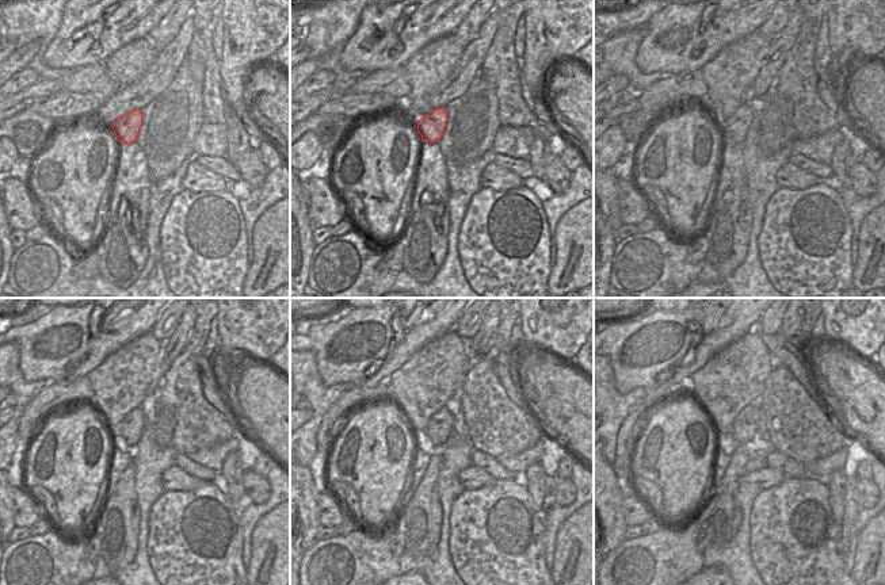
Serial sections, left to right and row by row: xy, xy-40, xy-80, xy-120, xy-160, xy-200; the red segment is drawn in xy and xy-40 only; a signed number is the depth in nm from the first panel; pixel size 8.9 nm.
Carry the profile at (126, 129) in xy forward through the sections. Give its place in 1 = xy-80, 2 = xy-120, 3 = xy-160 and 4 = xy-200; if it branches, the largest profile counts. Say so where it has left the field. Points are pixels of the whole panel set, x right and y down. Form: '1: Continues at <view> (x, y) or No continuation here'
1: Continues at xy-80 (736, 127)
2: Continues at xy-120 (130, 428)
3: Continues at xy-160 (438, 428)
4: Continues at xy-200 (744, 427).

